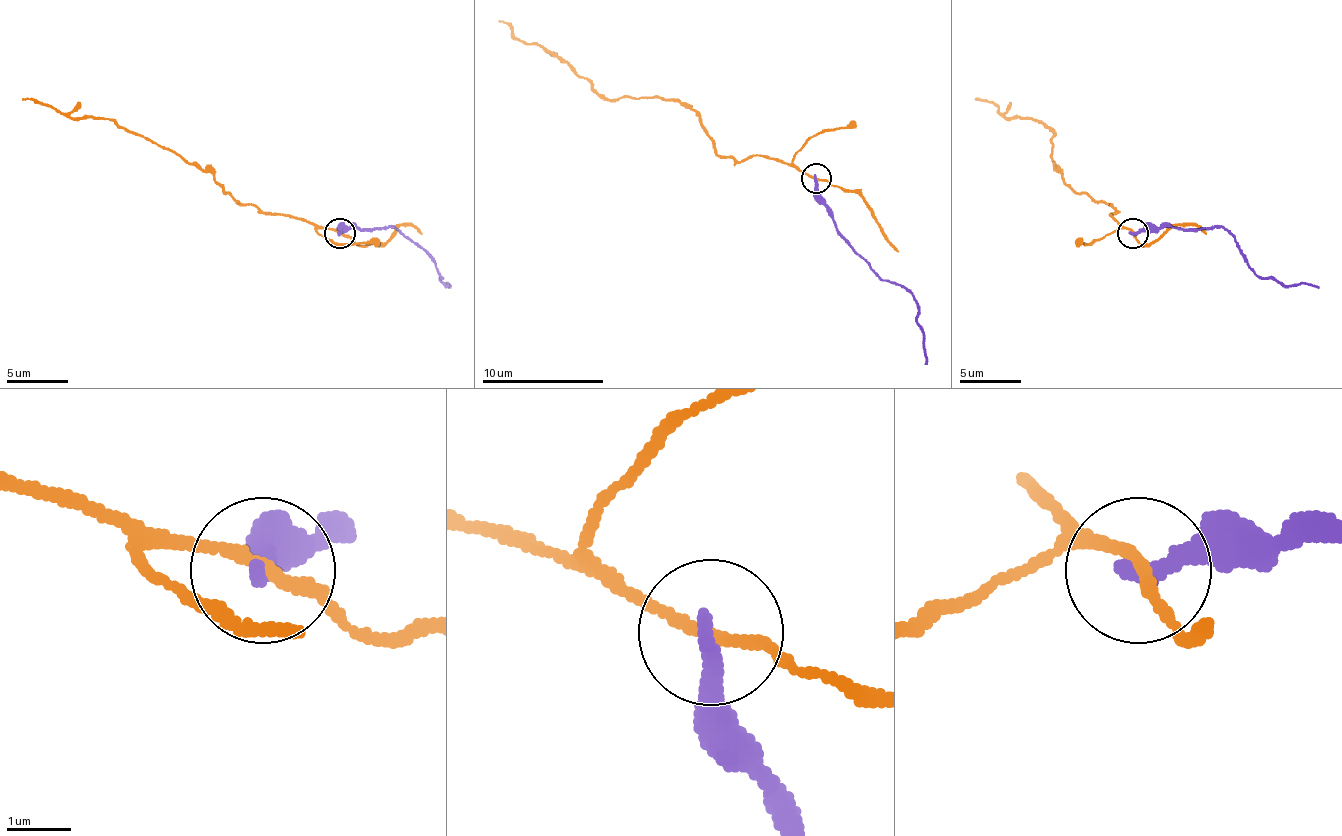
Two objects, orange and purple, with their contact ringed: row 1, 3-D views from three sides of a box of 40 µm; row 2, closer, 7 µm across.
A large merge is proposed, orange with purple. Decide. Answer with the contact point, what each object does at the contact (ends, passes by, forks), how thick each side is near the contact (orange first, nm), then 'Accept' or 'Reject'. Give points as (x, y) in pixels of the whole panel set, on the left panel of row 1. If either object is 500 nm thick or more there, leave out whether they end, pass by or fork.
Place: (339, 233). At the ring orange passes by. At the ring purple ends. Thickness 170 nm (orange) against 320 nm. Reject

